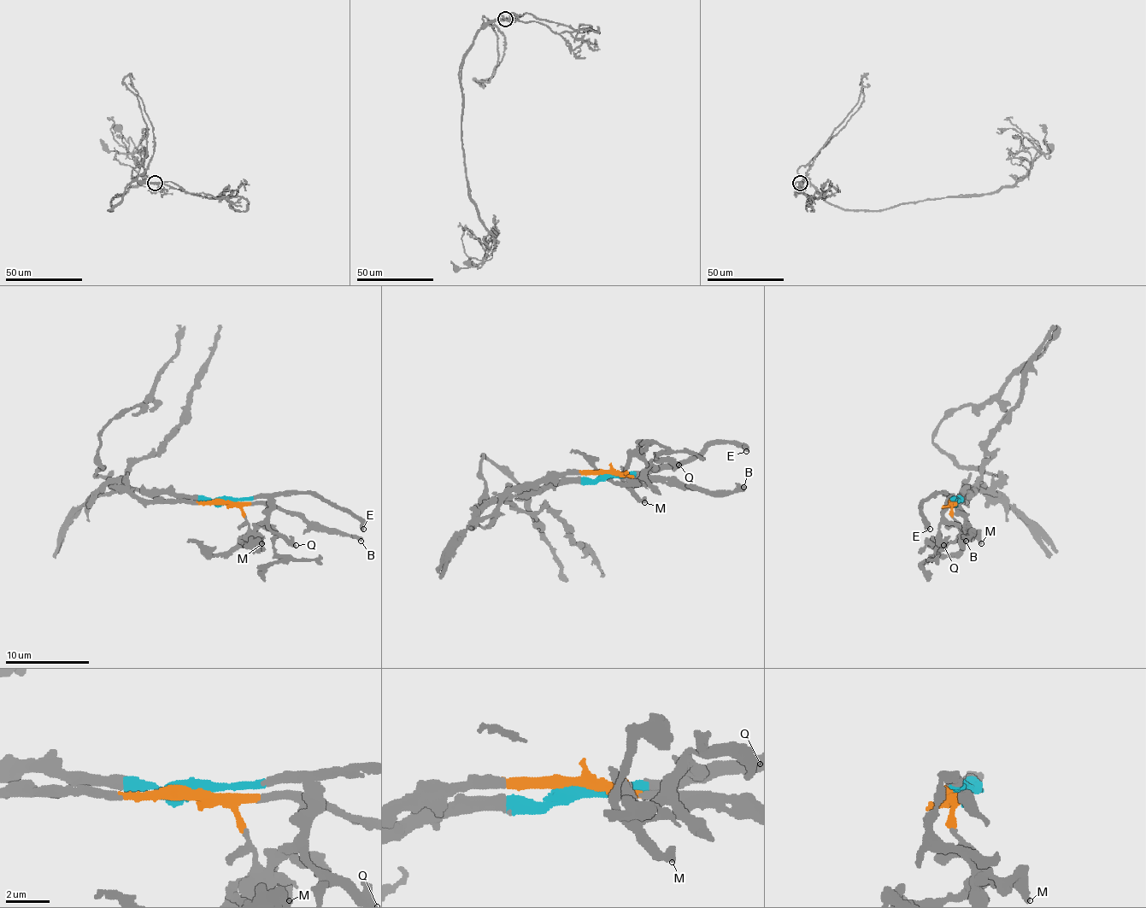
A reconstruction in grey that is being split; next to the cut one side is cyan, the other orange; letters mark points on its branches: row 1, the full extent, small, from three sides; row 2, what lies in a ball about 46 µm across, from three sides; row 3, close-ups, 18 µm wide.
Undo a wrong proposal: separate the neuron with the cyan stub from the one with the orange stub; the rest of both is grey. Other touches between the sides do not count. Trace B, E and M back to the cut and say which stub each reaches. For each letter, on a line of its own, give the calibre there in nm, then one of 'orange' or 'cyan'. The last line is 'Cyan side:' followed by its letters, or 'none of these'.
B: 300 nm | orange
E: 400 nm | cyan
M: 320 nm | orange
Cyan side: E

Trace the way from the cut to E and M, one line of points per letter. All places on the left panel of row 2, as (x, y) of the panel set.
E: (224, 500), (255, 500), (281, 493), (317, 493), (332, 504), (347, 507), (363, 529)
M: (224, 500), (232, 501), (241, 514), (248, 533), (262, 543)

